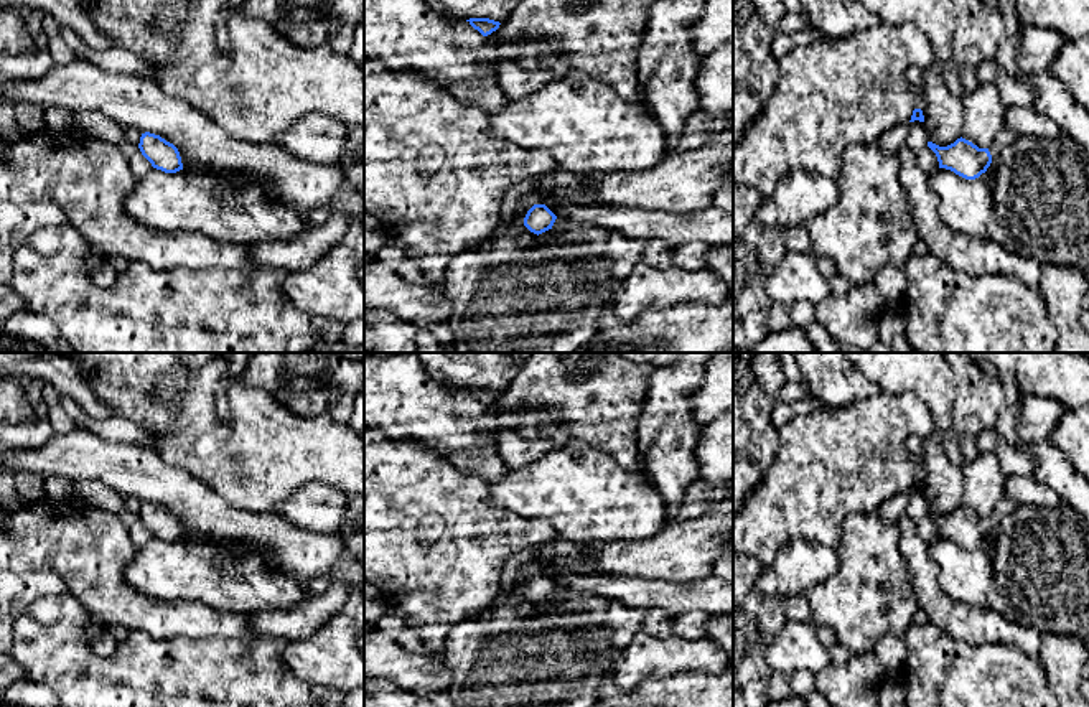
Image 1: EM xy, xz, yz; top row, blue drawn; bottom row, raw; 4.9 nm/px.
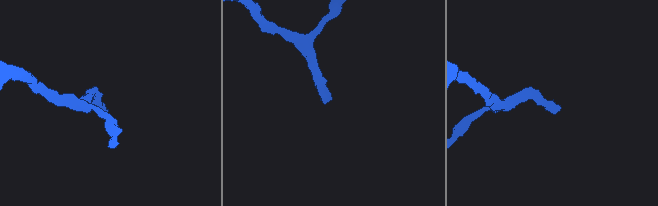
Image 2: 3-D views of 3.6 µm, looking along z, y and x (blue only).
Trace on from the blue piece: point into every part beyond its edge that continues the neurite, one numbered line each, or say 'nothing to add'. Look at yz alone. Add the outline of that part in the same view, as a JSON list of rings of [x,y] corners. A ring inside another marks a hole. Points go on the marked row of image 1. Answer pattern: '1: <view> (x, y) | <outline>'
1: yz (1005, 137) | [[[1003,125],[1002,130],[997,133],[993,143],[989,147],[992,162],[1005,147],[1015,143],[1020,137],[1020,133]]]

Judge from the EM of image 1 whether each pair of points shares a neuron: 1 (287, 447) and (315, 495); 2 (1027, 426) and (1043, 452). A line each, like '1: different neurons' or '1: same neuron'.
1: different neurons
2: different neurons

